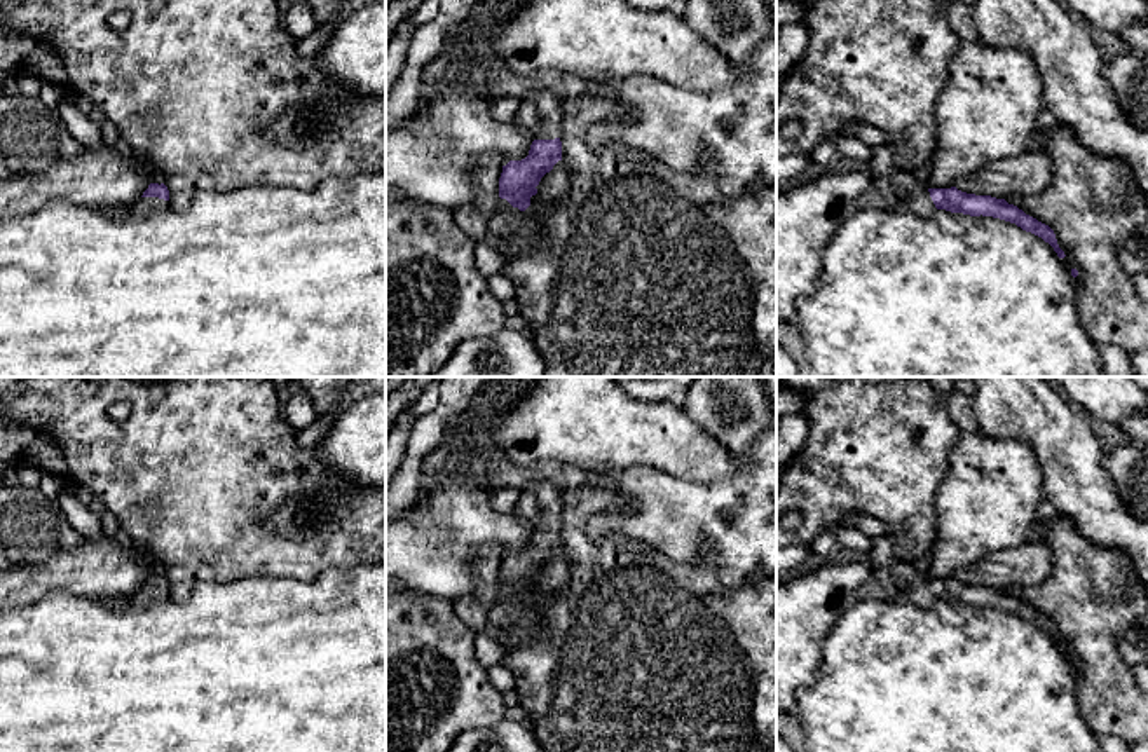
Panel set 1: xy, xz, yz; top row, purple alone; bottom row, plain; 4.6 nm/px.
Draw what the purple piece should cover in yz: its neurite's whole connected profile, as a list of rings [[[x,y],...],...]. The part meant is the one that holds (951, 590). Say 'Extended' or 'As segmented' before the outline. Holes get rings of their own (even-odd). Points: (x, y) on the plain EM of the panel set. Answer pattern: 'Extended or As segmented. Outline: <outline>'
Extended. Outline: [[[892,536],[871,539],[867,560],[871,564],[872,576],[879,581],[888,598],[909,602],[919,607],[932,605],[935,600],[946,600],[970,607],[982,605],[1000,609],[1042,628],[1054,639],[1059,649],[1066,647],[1049,616],[1026,605],[1005,590],[967,585],[956,578],[928,579],[916,564],[909,564],[897,557]]]

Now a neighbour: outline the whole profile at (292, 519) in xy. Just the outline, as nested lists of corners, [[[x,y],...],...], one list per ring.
[[[288,499],[279,504],[267,516],[263,527],[286,537],[305,537],[309,532],[323,529],[316,518],[316,509],[298,499]]]

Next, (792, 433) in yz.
[[[803,410],[785,414],[780,417],[776,434],[776,471],[780,471],[787,462],[803,454],[808,438],[810,426]]]

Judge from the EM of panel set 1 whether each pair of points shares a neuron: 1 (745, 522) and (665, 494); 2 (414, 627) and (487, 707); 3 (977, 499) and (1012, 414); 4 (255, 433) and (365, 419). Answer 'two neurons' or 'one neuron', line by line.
1: one neuron
2: one neuron
3: two neurons
4: two neurons

